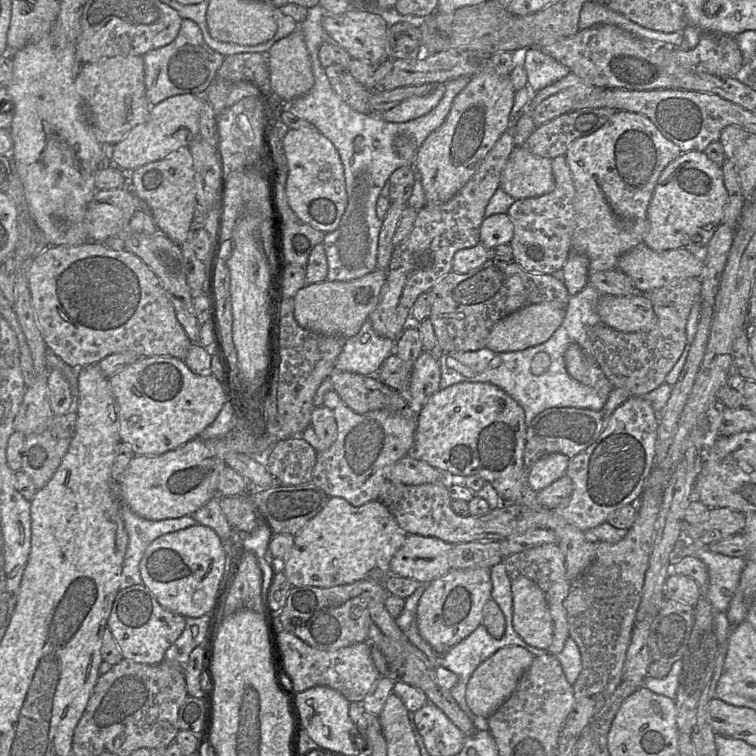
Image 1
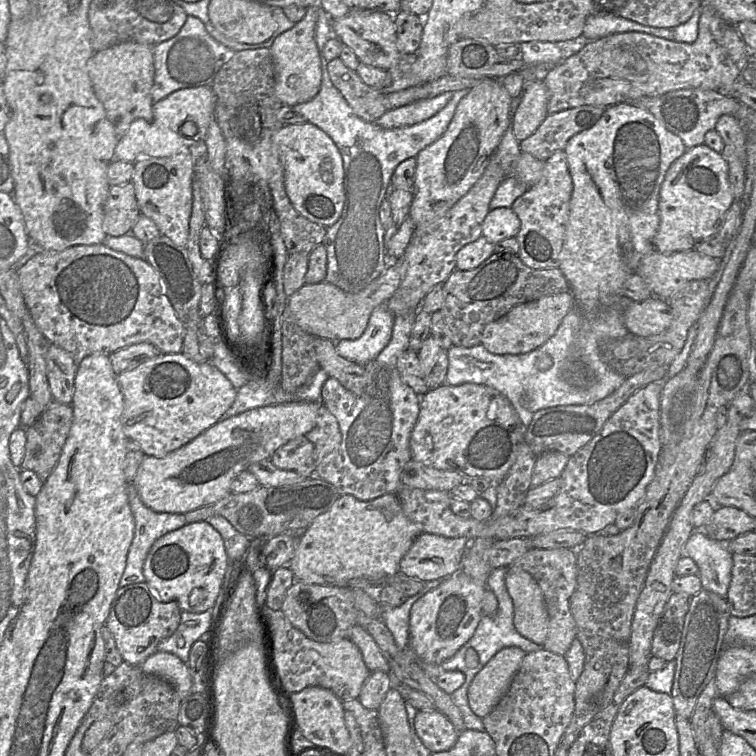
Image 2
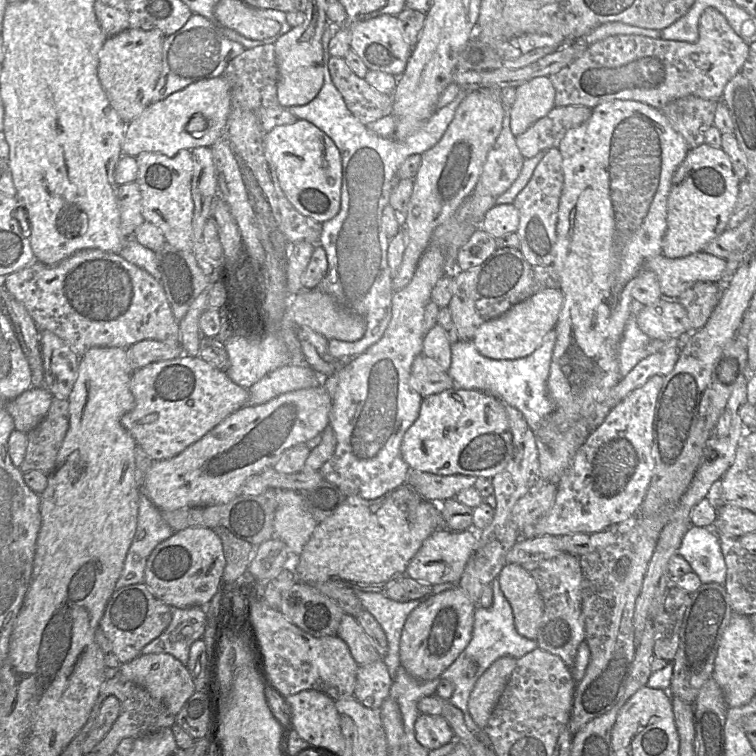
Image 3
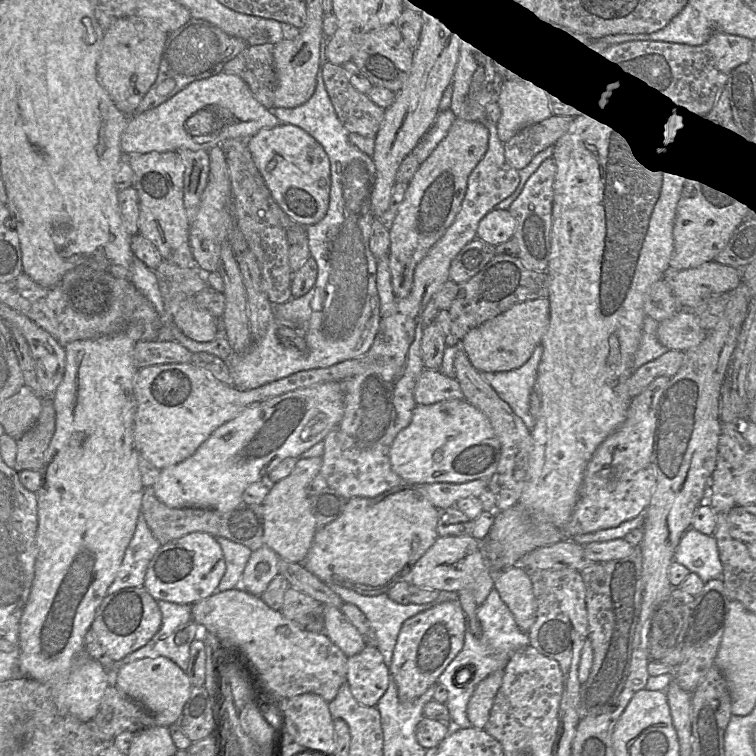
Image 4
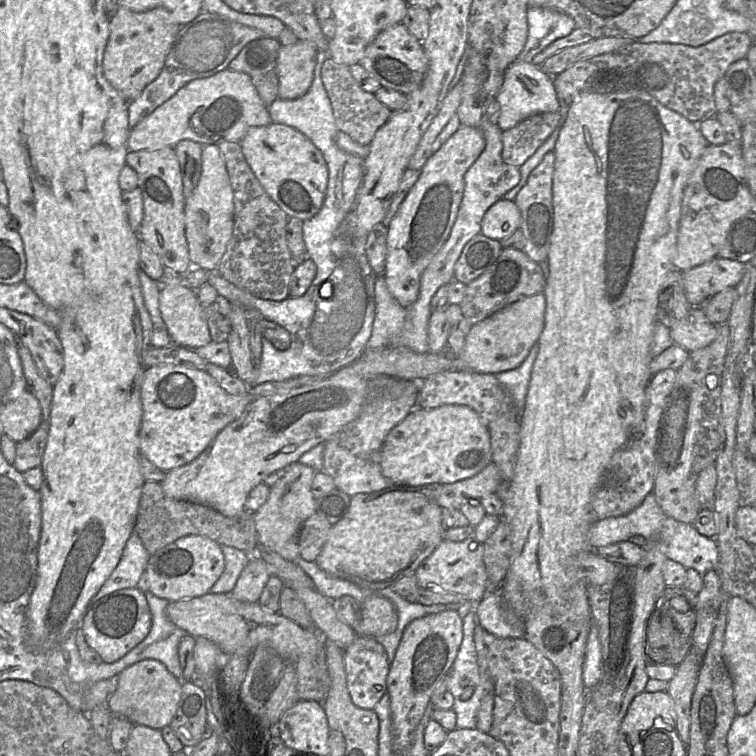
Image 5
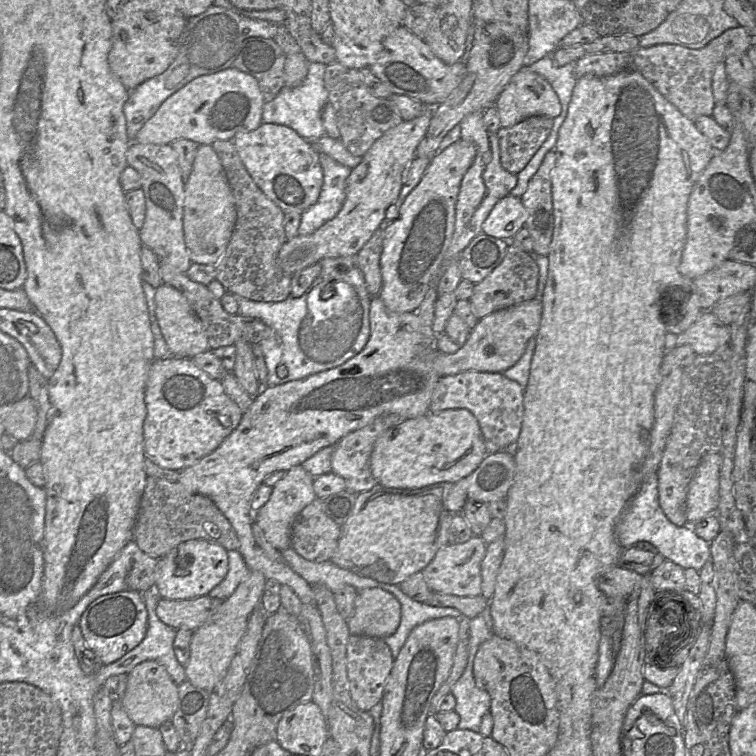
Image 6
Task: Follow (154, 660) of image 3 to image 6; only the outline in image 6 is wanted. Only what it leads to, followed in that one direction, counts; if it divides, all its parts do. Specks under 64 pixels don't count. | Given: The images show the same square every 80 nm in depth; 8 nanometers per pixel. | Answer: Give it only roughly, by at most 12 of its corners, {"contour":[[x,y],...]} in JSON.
{"contour":[[146,660],[118,700],[136,726],[159,728],[177,709],[178,685]]}

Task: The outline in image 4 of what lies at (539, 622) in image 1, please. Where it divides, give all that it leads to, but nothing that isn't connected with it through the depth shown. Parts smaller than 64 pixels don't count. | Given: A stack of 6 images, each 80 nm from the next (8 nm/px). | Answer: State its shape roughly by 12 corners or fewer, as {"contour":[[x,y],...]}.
{"contour":[[526,569],[496,573],[494,588],[528,633],[536,601]]}

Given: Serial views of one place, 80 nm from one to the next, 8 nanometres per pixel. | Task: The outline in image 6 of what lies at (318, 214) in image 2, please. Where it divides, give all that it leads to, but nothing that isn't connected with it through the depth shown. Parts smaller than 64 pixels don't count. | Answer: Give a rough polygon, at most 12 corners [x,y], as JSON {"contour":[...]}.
{"contour":[[262,123],[232,141],[253,181],[302,214],[323,184],[319,153]]}

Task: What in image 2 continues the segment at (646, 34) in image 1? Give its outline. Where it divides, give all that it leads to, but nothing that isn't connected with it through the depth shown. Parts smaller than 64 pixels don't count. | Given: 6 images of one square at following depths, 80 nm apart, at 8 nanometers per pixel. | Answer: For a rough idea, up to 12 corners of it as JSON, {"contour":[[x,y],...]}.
{"contour":[[612,15],[589,16],[582,36],[645,33],[673,41],[672,29],[643,26]]}

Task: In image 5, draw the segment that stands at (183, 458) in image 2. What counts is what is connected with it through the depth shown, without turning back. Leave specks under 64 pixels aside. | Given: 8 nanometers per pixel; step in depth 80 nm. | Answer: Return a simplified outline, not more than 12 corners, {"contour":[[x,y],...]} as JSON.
{"contour":[[346,366],[255,399],[171,499],[226,517],[251,490],[358,417],[369,378]]}

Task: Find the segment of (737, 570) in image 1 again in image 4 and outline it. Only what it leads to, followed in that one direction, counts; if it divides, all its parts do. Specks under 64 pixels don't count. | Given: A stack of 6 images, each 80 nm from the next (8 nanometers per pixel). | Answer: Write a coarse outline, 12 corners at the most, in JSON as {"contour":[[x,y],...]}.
{"contour":[[690,527],[673,559],[703,583],[722,580],[713,535]]}

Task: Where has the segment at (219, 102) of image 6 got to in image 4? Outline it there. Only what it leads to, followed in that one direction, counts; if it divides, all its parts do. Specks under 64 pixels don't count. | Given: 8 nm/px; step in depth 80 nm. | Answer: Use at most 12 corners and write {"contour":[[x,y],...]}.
{"contour":[[240,77],[129,117],[124,155],[209,151],[283,123]]}

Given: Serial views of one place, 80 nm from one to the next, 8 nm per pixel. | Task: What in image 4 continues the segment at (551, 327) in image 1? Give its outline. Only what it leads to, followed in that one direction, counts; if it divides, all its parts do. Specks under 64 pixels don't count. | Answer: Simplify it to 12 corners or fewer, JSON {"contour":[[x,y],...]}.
{"contour":[[547,297],[470,330],[461,347],[479,372],[522,366],[550,319]]}

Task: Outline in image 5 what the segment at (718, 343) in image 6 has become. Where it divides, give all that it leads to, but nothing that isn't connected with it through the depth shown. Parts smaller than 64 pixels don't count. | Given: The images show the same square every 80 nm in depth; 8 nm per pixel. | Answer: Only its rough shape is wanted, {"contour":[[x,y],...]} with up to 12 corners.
{"contour":[[701,308],[670,328],[675,345],[689,353],[717,335]]}

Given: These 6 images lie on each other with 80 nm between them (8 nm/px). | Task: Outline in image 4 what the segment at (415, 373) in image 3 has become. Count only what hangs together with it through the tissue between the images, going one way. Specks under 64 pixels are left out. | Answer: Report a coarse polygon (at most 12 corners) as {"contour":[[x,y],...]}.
{"contour":[[424,369],[414,388],[417,405],[464,399],[460,384]]}

